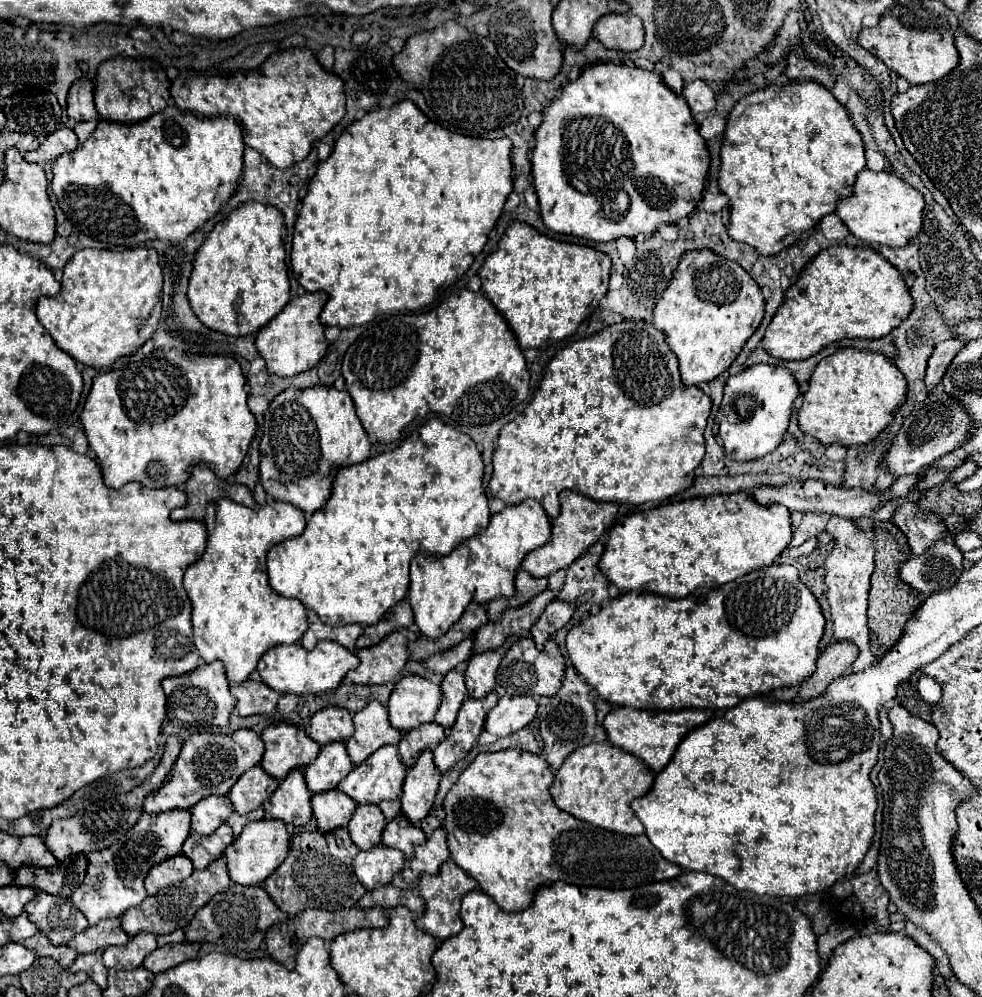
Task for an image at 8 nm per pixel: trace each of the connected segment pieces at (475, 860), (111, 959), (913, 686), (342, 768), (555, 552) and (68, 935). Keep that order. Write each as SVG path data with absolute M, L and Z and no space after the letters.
M525 750L481 752L459 776L457 784L449 790L443 802L447 812L443 828L447 832L447 844L453 862L469 876L473 876L479 882L481 890L495 898L495 902L505 912L521 912L529 908L533 904L535 892L541 886L557 880L565 880L577 886L637 888L649 882L671 880L683 872L681 866L665 860L645 834L625 836L591 826L589 836L587 822L577 820L569 812L555 806L549 794L553 778L553 770L537 754Z
M141 932L133 938L129 938L127 944L107 948L103 952L103 964L107 968L117 968L117 970L135 970L143 964L145 956L151 954L157 948L157 938L149 932Z
M915 672L915 674L911 674L909 680L905 680L903 684L899 684L899 688L897 688L897 700L913 716L917 716L917 718L921 718L925 722L931 722L931 704L927 704L919 696L917 682L919 682L919 674Z
M335 742L323 746L319 756L307 768L303 768L303 774L309 790L313 794L319 794L319 792L335 790L337 784L351 772L351 768L353 764L347 756L345 744Z
M563 490L559 494L559 500L561 500L563 508L561 508L559 518L553 520L553 536L551 536L549 544L533 550L521 566L525 572L529 572L535 578L545 578L561 568L571 566L583 552L587 552L587 548L591 548L605 534L605 530L609 530L609 526L617 518L617 510L619 510L617 502L587 500L587 496L571 492L571 490Z
M37 892L35 900L31 900L25 910L29 920L51 940L53 946L67 946L77 932L89 928L87 918L81 916L69 898L59 900L57 896Z

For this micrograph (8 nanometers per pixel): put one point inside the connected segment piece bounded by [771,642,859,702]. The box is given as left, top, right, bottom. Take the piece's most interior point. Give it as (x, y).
(834, 661)

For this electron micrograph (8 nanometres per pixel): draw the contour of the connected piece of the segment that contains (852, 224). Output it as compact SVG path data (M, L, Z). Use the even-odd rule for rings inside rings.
M863 170L855 182L855 194L837 204L835 214L845 222L851 234L863 242L883 246L905 246L921 232L921 212L925 200L905 180L891 172Z

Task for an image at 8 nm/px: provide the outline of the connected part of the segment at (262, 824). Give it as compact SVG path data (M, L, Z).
M259 820L259 822L249 822L241 836L227 846L223 858L227 862L229 868L229 876L235 884L241 886L259 886L263 884L277 868L279 864L287 858L289 852L289 834L287 834L287 826L281 820Z

